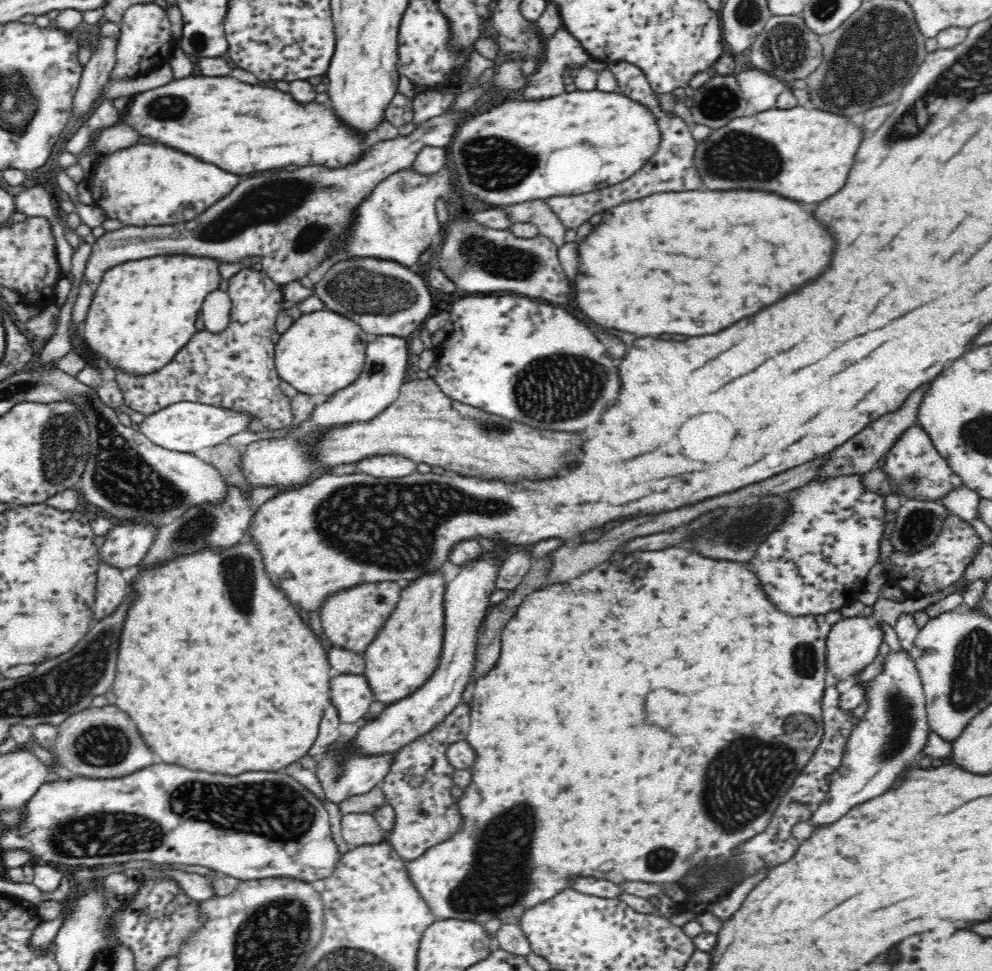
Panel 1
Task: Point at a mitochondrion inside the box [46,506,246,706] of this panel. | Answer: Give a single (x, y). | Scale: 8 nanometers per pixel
(190, 533)

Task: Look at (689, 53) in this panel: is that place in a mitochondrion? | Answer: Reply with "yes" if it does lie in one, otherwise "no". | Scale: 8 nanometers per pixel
no

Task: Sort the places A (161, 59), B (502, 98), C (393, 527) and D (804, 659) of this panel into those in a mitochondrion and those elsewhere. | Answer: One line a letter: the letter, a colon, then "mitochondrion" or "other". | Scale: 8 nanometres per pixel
A: other
B: other
C: mitochondrion
D: mitochondrion

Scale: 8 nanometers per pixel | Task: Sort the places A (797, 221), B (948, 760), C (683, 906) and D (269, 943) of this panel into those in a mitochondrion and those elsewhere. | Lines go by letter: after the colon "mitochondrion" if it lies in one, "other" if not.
A: other
B: other
C: other
D: mitochondrion

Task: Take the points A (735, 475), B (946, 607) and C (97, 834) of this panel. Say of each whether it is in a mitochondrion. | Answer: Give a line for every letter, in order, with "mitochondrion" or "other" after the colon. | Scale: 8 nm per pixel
A: other
B: other
C: mitochondrion

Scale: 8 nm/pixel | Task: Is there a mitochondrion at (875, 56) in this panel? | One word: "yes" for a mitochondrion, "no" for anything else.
yes

